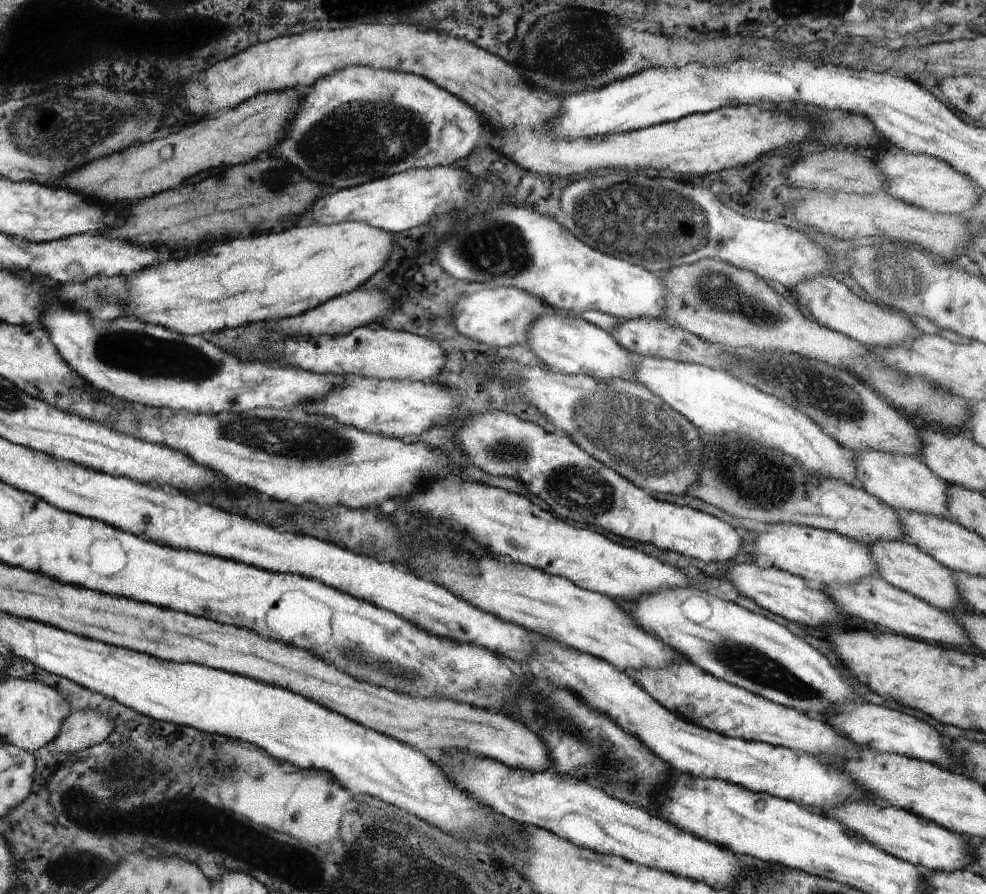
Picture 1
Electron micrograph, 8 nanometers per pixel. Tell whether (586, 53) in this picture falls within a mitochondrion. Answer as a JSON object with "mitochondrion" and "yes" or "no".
{"mitochondrion":"yes"}

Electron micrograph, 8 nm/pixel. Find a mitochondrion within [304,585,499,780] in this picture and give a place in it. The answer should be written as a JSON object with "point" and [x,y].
{"point":[385,668]}

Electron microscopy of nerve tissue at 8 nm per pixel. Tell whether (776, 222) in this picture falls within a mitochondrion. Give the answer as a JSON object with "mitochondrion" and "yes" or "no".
{"mitochondrion":"no"}

